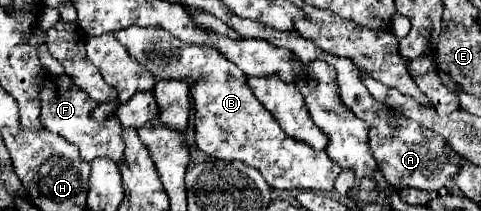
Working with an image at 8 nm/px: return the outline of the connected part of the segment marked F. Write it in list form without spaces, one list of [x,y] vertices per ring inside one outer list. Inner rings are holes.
[[[48,74],[48,82],[42,86],[40,100],[42,100],[42,110],[40,110],[42,126],[54,134],[64,136],[70,144],[76,144],[80,148],[82,160],[92,162],[96,156],[106,156],[114,162],[122,160],[124,142],[120,138],[122,126],[118,124],[118,118],[110,116],[106,124],[98,124],[98,120],[90,116],[92,108],[98,108],[98,102],[90,100],[86,92],[80,92],[80,88],[74,88],[74,80],[70,80],[68,74],[62,74],[62,76]]]

